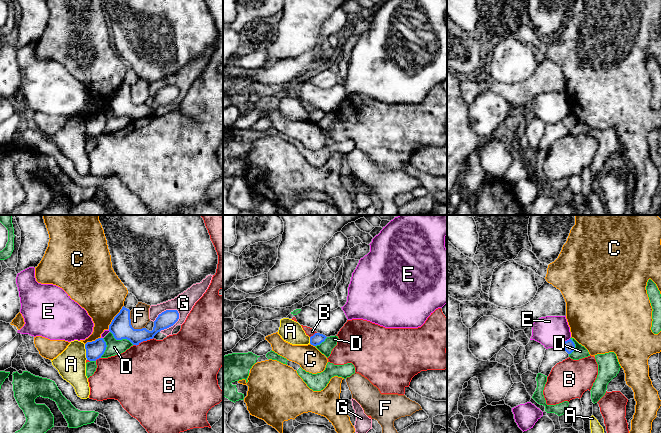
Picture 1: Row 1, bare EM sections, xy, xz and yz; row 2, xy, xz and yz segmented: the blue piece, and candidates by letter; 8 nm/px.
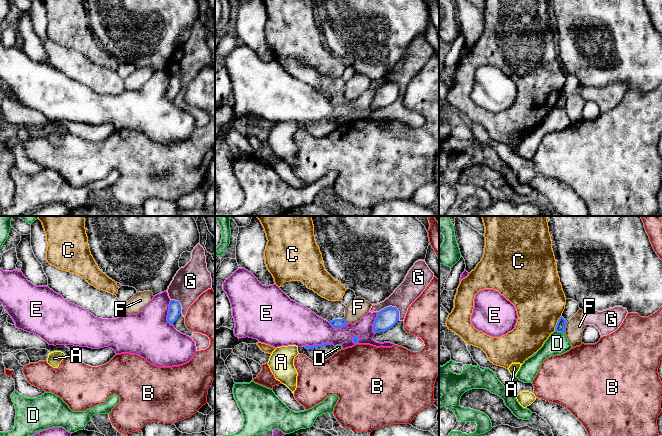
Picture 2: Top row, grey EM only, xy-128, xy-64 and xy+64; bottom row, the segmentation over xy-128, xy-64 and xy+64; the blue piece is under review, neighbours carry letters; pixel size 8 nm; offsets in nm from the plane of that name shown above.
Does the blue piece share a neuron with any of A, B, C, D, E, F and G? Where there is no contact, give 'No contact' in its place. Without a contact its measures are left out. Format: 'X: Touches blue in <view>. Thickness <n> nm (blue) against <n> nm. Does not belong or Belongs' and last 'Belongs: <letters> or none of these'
A: Touches blue in xy. Thickness 140 nm (blue) against 240 nm. Does not belong
B: Touches blue in xy. Thickness 170 nm (blue) against 480 nm. Does not belong
C: Touches blue in xy. Thickness 170 nm (blue) against 380 nm. Does not belong
D: Touches blue in xy. Thickness 170 nm (blue) against 120 nm. Does not belong
E: Touches blue in yz. Thickness 90 nm (blue) against 260 nm. Does not belong
F: Touches blue in xy. Thickness 170 nm (blue) against 160 nm. Does not belong
G: Touches blue in xy. Thickness 140 nm (blue) against 160 nm. Does not belong
Belongs: none of these

